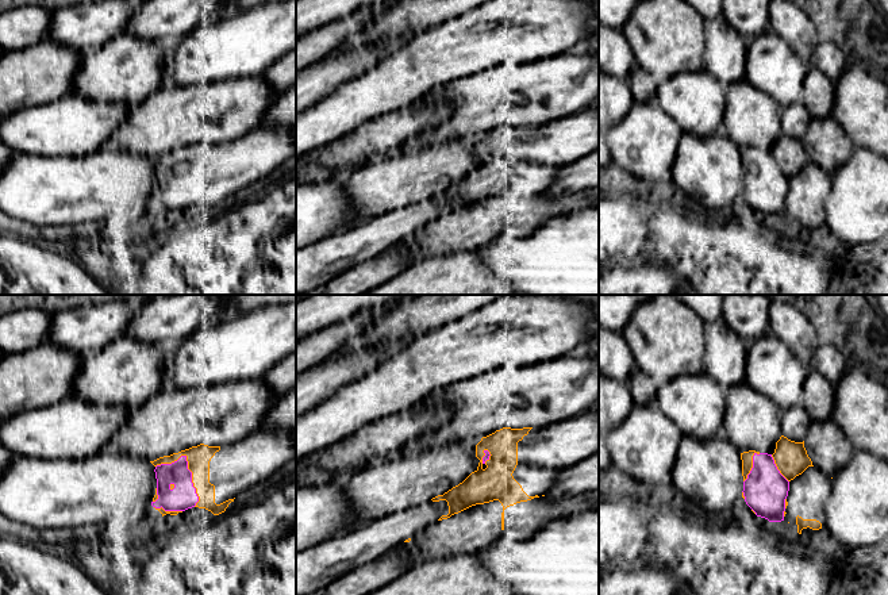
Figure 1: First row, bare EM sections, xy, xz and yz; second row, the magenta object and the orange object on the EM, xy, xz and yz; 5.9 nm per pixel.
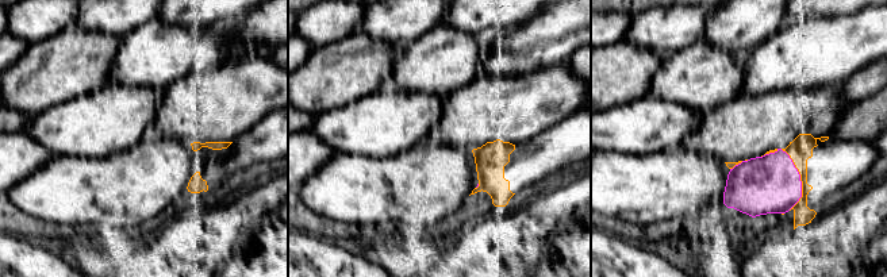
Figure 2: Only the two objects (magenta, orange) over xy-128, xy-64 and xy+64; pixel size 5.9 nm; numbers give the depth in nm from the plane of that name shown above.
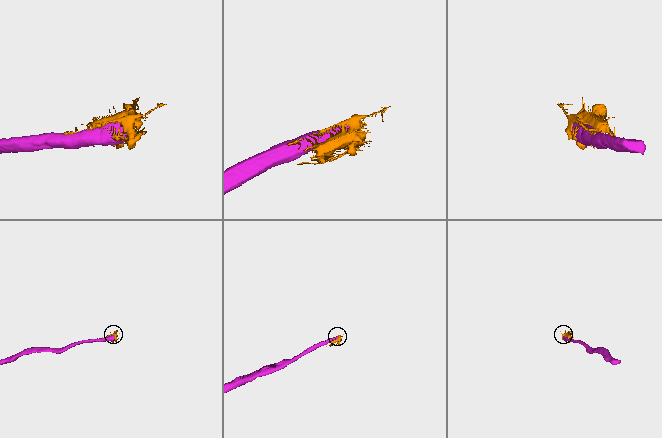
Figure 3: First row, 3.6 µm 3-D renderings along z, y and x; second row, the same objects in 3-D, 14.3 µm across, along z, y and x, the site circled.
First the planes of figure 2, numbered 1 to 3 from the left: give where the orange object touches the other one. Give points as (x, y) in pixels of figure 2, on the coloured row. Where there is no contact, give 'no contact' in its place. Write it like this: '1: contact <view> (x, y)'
1: no contact
2: contact xy-64 (477, 185)
3: contact xy+64 (799, 179)

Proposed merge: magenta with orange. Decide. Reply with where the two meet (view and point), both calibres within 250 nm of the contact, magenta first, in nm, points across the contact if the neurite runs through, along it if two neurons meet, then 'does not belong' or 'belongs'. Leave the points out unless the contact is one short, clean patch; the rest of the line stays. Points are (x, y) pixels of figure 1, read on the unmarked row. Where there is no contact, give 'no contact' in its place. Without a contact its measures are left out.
meets magenta in xy at (187, 165); 160 nm thick on the magenta side, 140 nm on the other; does not belong

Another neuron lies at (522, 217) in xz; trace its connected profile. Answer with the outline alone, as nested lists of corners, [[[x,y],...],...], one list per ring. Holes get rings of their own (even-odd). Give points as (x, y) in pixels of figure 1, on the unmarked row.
[[[595,189],[566,191],[560,195],[534,195],[503,206],[499,197],[472,203],[447,216],[438,218],[416,230],[410,239],[400,241],[412,252],[412,262],[435,256],[445,256],[465,250],[478,250],[500,233],[508,235],[527,235],[551,218],[568,215],[578,210],[597,206],[592,197]]]

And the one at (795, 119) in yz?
[[[796,101],[781,112],[781,128],[783,133],[795,139],[803,139],[812,120],[810,112],[804,104]]]

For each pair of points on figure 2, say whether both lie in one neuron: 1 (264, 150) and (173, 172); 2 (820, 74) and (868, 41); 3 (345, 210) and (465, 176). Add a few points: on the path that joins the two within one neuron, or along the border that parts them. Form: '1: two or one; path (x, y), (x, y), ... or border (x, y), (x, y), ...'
1: two; border (227, 149), (222, 156), (207, 161), (199, 170)
2: one; path (832, 62), (856, 41)
3: one; path (375, 189), (388, 188), (410, 180), (436, 177)

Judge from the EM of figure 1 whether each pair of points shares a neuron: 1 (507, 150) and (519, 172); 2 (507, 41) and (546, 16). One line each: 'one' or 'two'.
1: one
2: one

